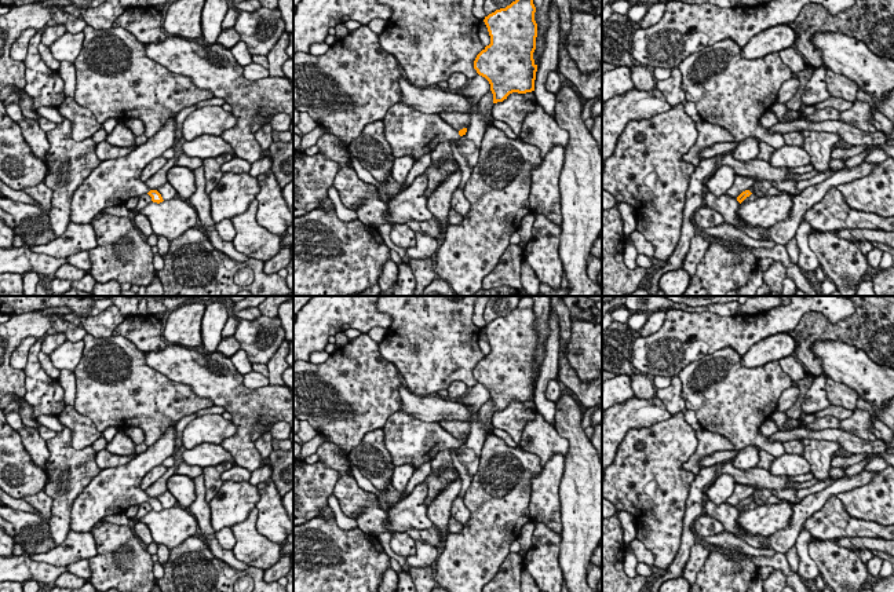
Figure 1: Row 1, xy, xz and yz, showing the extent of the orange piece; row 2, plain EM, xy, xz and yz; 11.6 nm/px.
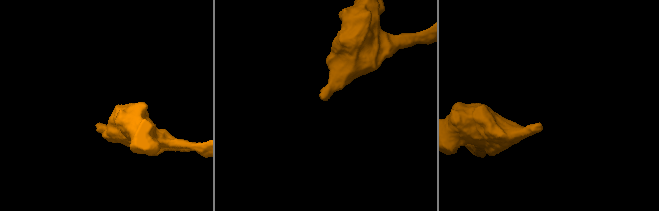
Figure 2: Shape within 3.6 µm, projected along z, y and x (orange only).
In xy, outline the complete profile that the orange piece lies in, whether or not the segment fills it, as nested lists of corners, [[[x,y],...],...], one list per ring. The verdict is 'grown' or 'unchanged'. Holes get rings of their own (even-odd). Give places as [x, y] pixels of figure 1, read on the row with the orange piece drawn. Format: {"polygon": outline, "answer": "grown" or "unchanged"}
{"polygon": [[[174,117],[145,145],[136,146],[129,154],[101,161],[73,194],[70,222],[90,224],[103,209],[143,194],[149,194],[153,202],[163,202],[161,194],[157,190],[150,190],[141,175],[152,160],[174,147],[176,143],[175,131]]], "answer": "grown"}

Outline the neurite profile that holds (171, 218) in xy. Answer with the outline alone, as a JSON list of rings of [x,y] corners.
[[[175,197],[163,202],[150,202],[138,213],[145,215],[153,233],[165,237],[169,242],[179,238],[185,231],[198,226],[196,209],[185,200]]]

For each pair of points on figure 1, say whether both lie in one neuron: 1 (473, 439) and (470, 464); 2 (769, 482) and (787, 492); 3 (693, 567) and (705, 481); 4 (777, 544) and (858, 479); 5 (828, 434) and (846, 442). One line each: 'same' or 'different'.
1: same
2: same
3: different
4: same
5: same

